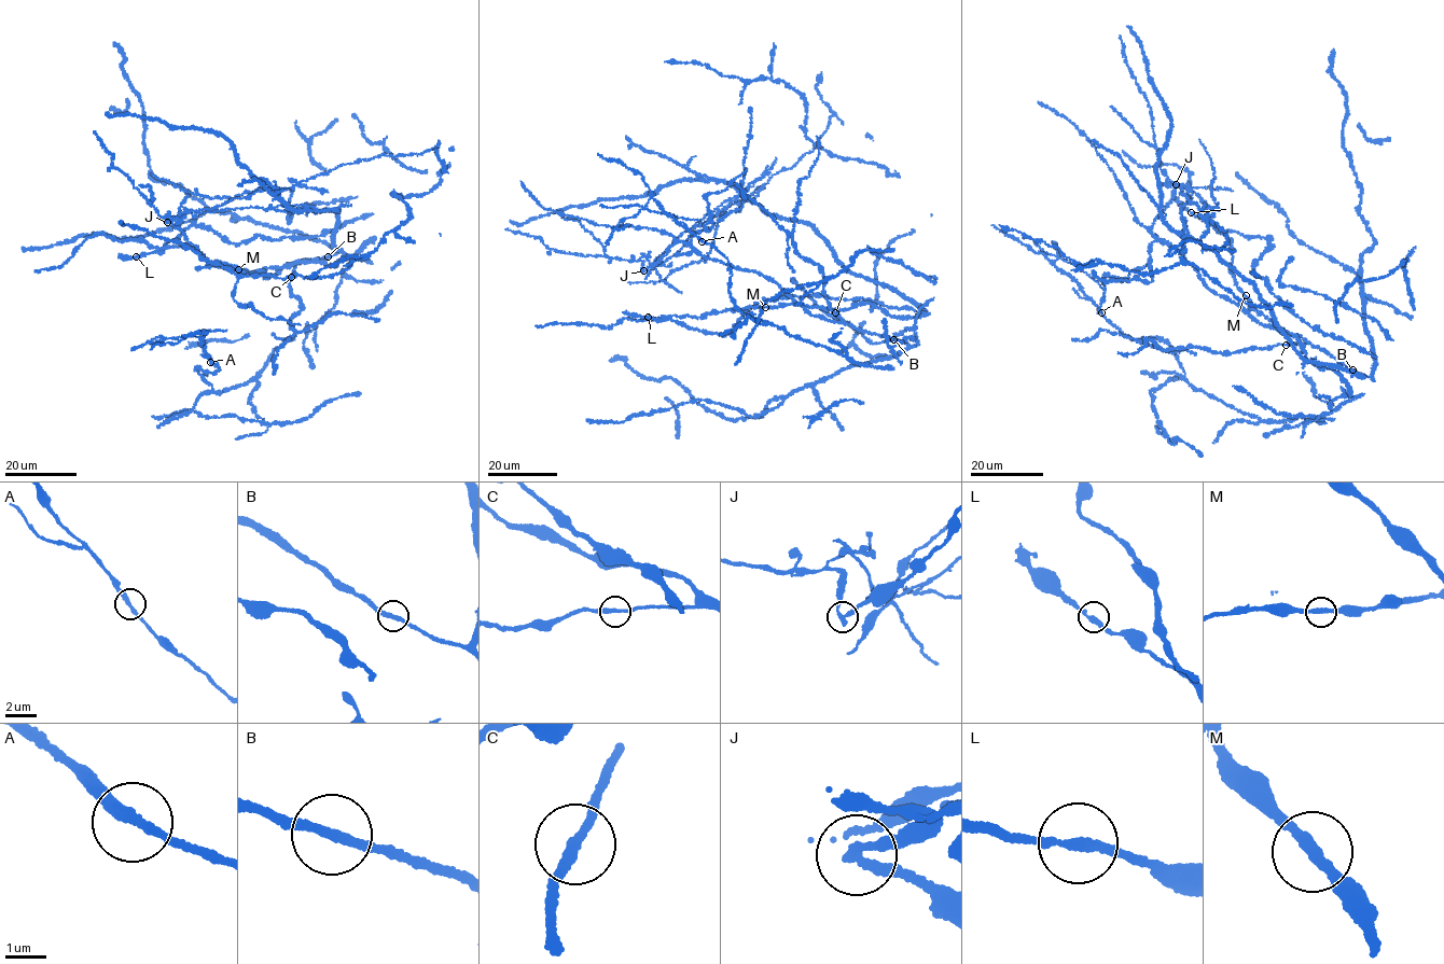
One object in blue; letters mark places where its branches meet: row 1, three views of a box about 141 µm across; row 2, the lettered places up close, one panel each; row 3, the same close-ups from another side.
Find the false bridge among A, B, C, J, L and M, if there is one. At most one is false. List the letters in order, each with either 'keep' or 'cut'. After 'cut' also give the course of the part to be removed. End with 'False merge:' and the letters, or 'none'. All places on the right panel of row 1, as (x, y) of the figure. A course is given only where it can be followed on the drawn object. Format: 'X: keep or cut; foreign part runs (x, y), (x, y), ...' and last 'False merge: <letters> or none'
A: keep
B: keep
C: keep
J: cut; foreign part runs (1176, 184), (1167, 180), (1184, 186), (1181, 194), (1226, 232), (1227, 245), (1222, 250), (1186, 240), (1165, 256)
L: keep
M: keep
False merge: J

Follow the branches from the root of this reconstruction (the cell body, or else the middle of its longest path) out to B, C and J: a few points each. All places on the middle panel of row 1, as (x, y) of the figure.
B: (766, 306), (796, 302), (813, 316), (845, 322), (893, 339)
C: (766, 306), (796, 302), (813, 316), (843, 322), (834, 313)
J: (766, 306), (795, 301), (766, 277), (707, 259), (681, 241), (669, 247), (661, 260), (643, 270)

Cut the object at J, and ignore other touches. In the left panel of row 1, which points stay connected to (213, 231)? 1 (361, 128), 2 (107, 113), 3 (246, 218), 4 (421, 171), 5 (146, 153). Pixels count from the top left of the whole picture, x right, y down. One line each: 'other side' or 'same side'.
1: same side
2: same side
3: same side
4: same side
5: same side

